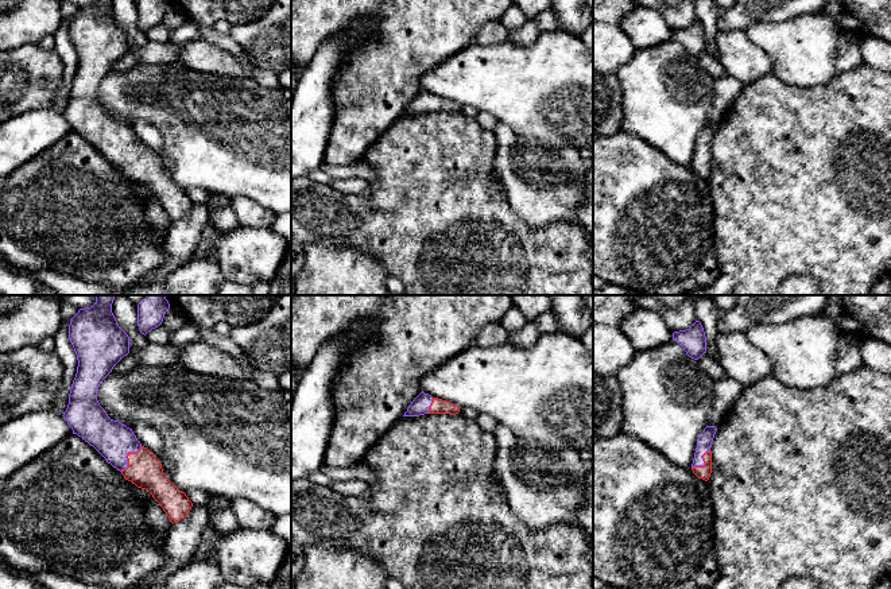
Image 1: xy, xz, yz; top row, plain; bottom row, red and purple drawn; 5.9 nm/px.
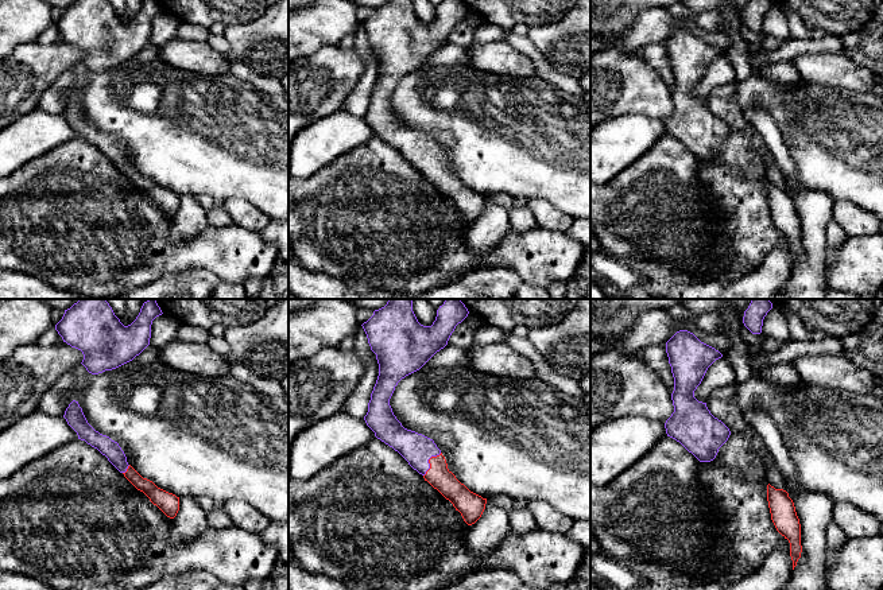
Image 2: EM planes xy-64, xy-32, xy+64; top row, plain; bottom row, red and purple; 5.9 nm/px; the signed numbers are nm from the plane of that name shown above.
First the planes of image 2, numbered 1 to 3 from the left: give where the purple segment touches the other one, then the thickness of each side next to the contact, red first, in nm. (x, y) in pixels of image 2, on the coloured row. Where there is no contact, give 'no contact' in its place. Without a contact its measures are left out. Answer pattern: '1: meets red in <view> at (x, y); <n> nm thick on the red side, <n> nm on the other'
1: meets red in xy-64 at (127, 469); 100 nm thick on the red side, 110 nm on the other
2: meets red in xy-32 at (429, 462); 140 nm thick on the red side, 190 nm on the other
3: no contact

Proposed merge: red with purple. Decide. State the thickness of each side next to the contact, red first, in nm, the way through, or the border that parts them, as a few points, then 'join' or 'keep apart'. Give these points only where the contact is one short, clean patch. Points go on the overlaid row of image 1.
200 nm thick on the red side, 220 nm on the other; runs through xy (143, 471), (127, 457), (111, 438); join

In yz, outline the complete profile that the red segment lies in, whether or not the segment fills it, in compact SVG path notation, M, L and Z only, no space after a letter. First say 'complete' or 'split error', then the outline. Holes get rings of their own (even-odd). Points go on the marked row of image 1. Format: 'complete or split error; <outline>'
split error; M706 426L698 435L694 460L692 464L693 473L705 481L709 480L712 473L712 442L717 431L716 426Z

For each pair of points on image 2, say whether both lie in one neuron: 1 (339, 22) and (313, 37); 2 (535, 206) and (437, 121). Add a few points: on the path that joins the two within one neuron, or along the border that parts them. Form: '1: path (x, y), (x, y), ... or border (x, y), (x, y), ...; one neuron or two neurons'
1: path (332, 22), (328, 22), (320, 30); one neuron
2: border (525, 202), (533, 198), (543, 198), (560, 209); two neurons

